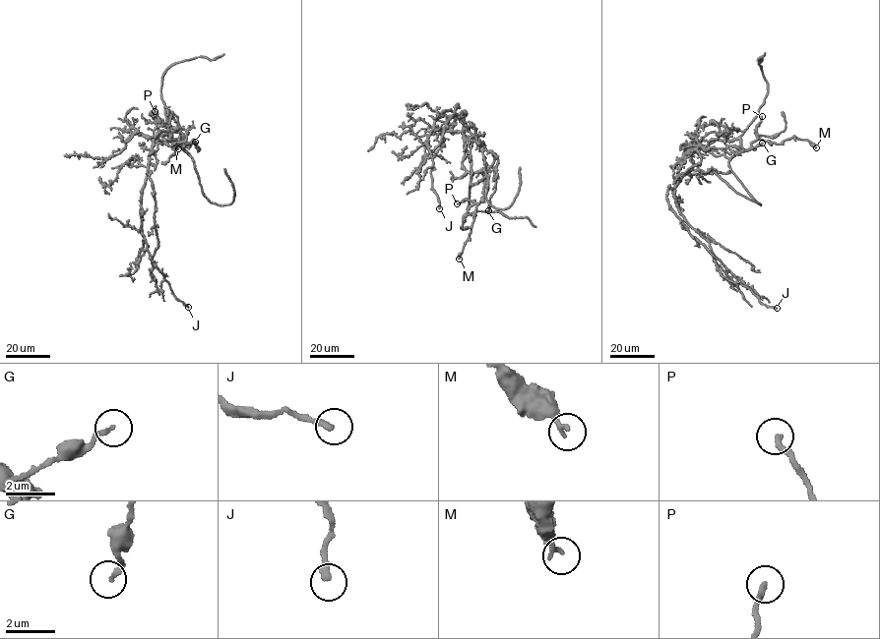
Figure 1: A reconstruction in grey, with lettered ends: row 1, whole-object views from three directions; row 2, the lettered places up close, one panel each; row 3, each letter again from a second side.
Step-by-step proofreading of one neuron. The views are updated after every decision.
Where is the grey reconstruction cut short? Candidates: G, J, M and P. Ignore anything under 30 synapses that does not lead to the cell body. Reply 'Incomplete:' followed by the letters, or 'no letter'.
Incomplete: no letter

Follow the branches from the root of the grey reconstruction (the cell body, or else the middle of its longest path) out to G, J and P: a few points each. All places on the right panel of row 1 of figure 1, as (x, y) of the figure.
G: (682, 163), (689, 151), (699, 146), (705, 151), (711, 146), (727, 147), (739, 153), (762, 143)
J: (682, 163), (674, 193), (679, 212), (709, 243), (722, 275), (746, 286), (763, 304), (777, 308)
P: (682, 163), (689, 151), (699, 146), (716, 155), (728, 145), (748, 149), (757, 140), (756, 127), (762, 116)

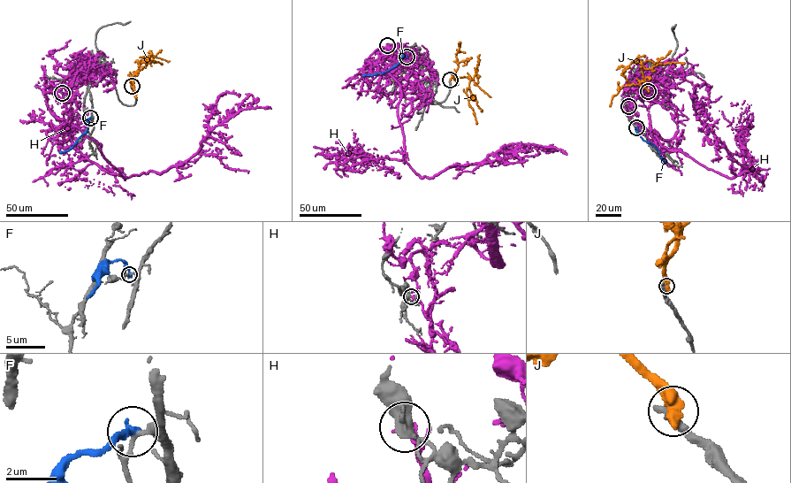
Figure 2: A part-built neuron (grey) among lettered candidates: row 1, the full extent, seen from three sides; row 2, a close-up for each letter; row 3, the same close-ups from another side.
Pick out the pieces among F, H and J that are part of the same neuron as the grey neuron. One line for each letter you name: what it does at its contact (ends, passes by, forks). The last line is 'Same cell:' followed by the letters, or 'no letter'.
Same cell: no letter

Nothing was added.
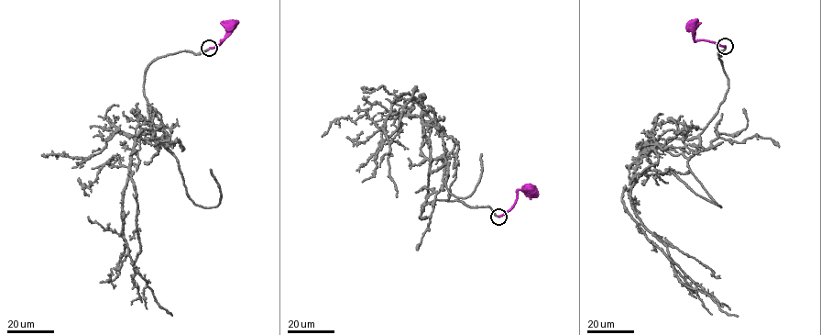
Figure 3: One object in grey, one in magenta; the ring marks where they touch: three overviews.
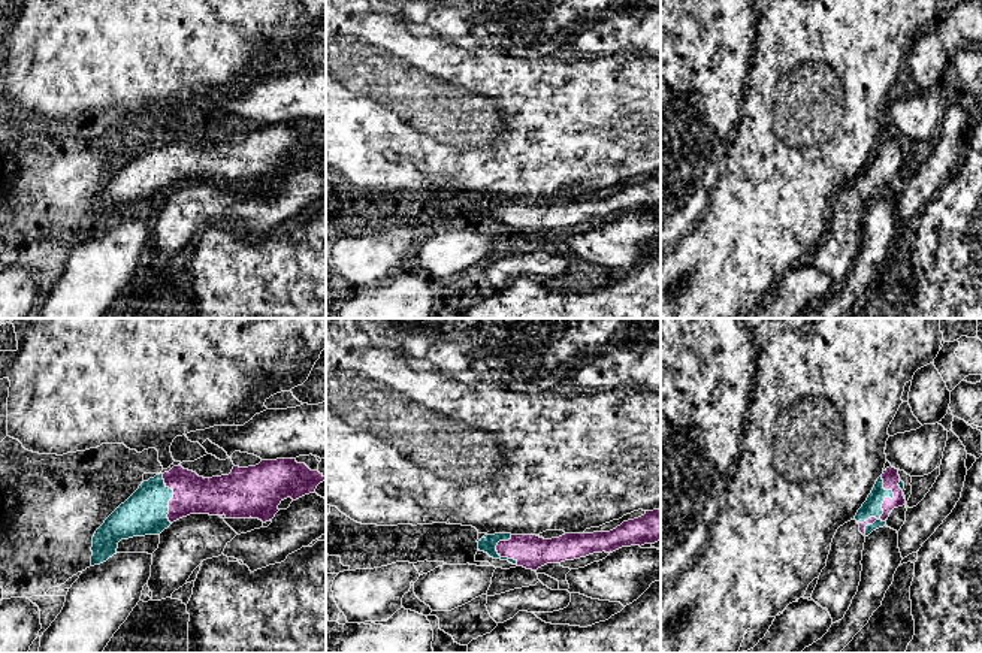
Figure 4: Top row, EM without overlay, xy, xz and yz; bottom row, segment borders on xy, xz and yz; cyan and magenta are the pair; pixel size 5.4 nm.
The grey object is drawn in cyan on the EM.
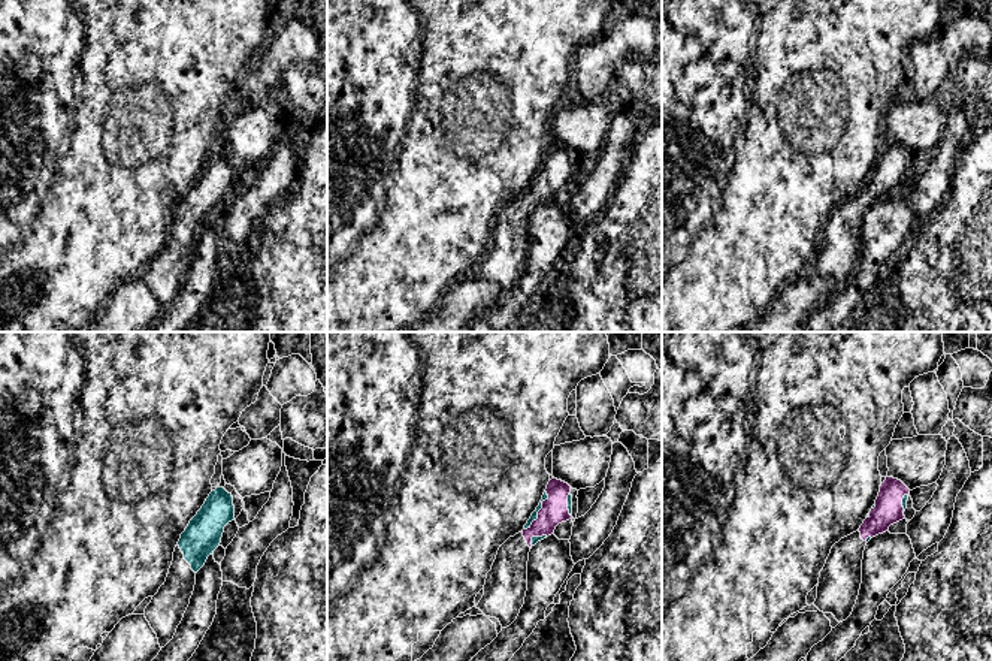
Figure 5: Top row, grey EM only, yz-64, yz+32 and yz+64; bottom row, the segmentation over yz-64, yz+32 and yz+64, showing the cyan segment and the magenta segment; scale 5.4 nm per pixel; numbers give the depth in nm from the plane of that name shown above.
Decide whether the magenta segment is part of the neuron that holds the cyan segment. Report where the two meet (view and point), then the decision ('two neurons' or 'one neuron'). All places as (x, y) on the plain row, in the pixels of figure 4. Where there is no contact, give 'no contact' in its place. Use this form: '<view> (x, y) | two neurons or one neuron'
yz (882, 168) | one neuron

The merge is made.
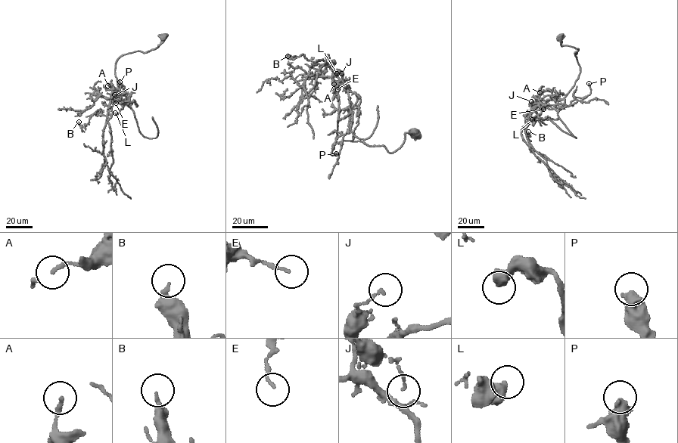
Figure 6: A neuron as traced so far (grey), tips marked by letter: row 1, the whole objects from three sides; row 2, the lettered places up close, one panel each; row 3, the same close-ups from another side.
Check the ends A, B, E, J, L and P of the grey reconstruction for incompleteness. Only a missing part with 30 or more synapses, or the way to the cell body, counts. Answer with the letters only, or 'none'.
none

